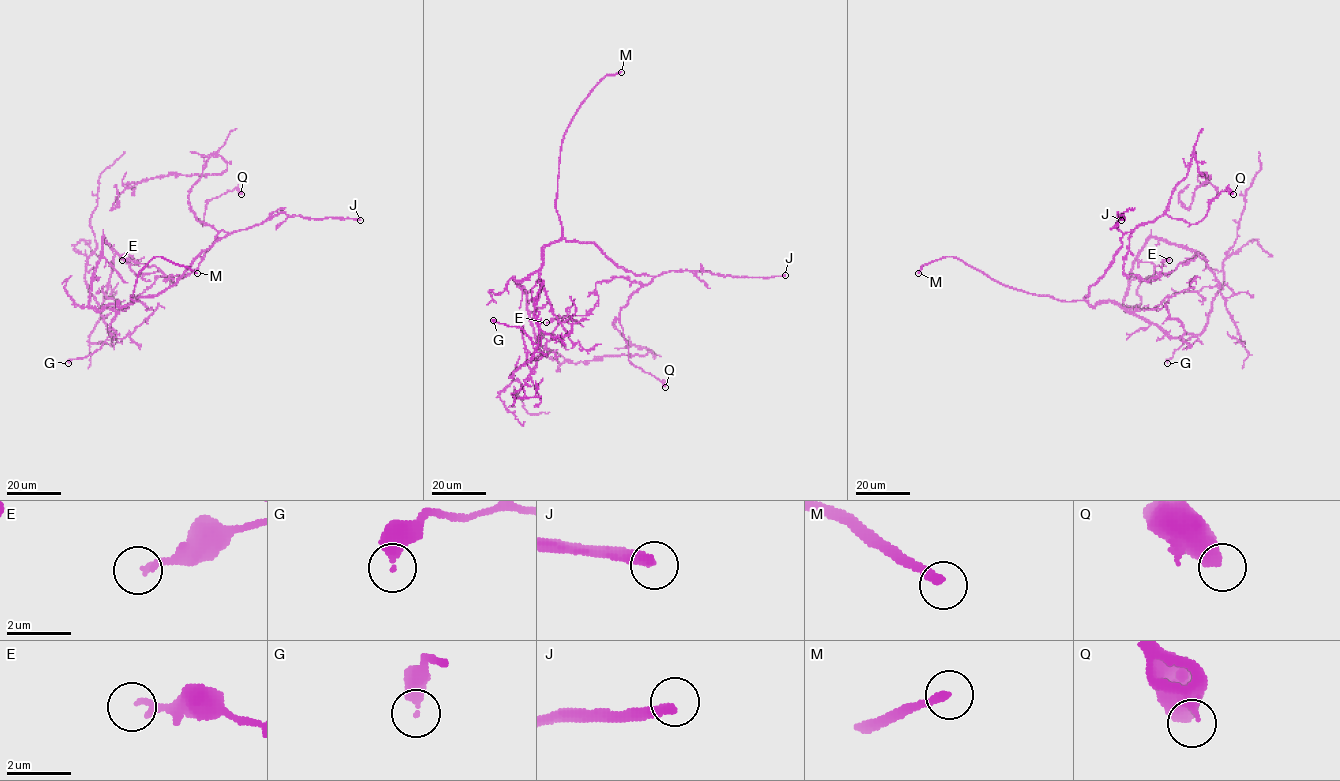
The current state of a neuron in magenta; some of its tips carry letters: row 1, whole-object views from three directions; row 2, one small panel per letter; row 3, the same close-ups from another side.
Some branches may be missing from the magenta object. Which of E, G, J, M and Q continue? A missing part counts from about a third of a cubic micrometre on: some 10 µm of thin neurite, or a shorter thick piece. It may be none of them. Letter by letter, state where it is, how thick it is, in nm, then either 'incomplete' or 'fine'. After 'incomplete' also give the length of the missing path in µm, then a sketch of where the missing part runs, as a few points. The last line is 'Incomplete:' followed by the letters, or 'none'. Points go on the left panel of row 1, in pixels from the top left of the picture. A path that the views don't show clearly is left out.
E: at (122, 260); 190 nm thick; fine
G: at (68, 363); 320 nm thick; fine
J: at (360, 220); 340 nm thick; incomplete; about 100 µm are missing
M: at (197, 273); 240 nm thick; fine
Q: at (241, 194); 550 nm thick; fine
Incomplete: J

